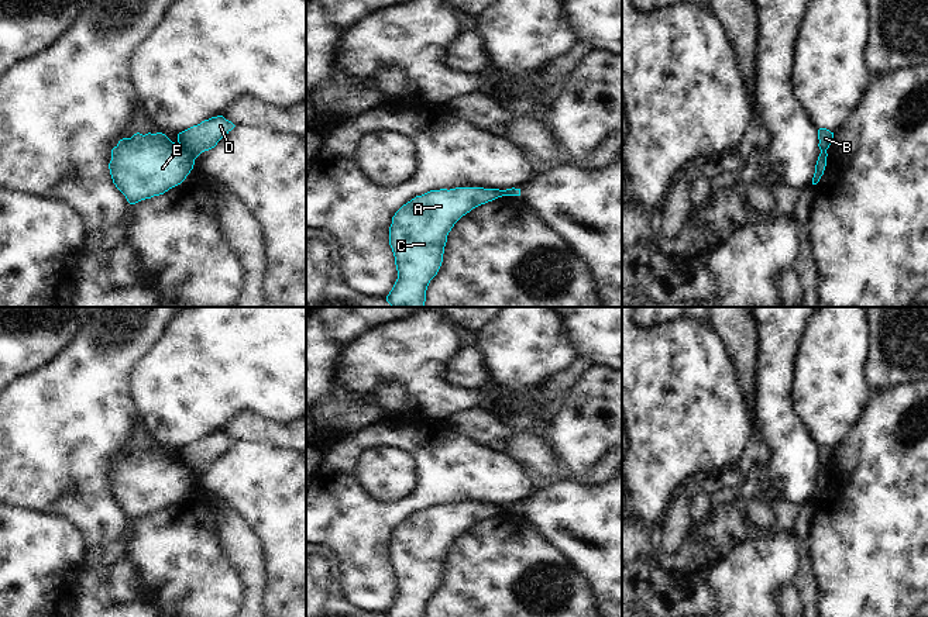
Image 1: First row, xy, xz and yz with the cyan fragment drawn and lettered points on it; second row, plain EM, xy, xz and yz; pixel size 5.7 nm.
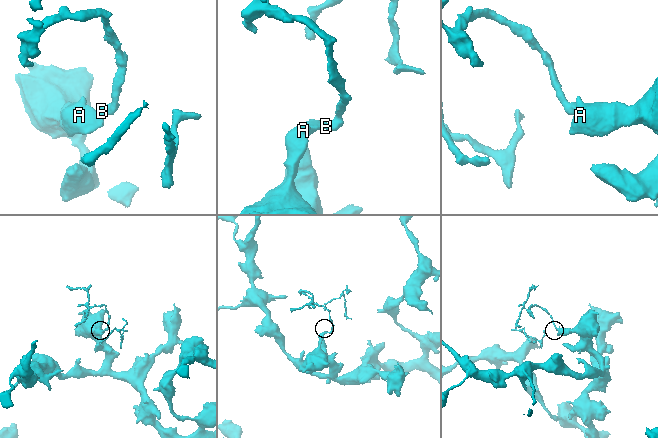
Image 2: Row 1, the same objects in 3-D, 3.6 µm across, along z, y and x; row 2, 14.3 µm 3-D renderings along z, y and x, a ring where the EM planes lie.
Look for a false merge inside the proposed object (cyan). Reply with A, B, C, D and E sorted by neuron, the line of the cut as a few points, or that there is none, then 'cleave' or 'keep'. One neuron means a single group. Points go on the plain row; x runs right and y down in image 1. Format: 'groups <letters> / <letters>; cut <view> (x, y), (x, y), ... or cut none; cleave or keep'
groups A C E / B D; cut xy (179, 459), (195, 474); cleave

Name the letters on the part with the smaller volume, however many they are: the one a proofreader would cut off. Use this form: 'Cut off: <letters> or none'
Cut off: B, D

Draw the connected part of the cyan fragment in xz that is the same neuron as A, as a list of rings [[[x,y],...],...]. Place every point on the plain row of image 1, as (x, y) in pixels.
[[[456,503],[430,506],[403,520],[392,532],[389,561],[395,572],[398,594],[386,617],[426,617],[426,606],[437,590],[447,551],[454,540],[472,524],[503,511],[503,506],[484,503]]]

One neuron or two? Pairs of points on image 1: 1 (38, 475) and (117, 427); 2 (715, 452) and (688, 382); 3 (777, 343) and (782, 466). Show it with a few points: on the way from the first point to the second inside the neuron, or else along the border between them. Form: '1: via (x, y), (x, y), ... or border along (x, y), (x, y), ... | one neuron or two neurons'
1: via (58, 455), (86, 427), (98, 427) | one neuron
2: via (698, 435), (691, 421), (688, 399) | one neuron
3: via (777, 374), (777, 424), (782, 435) | one neuron

